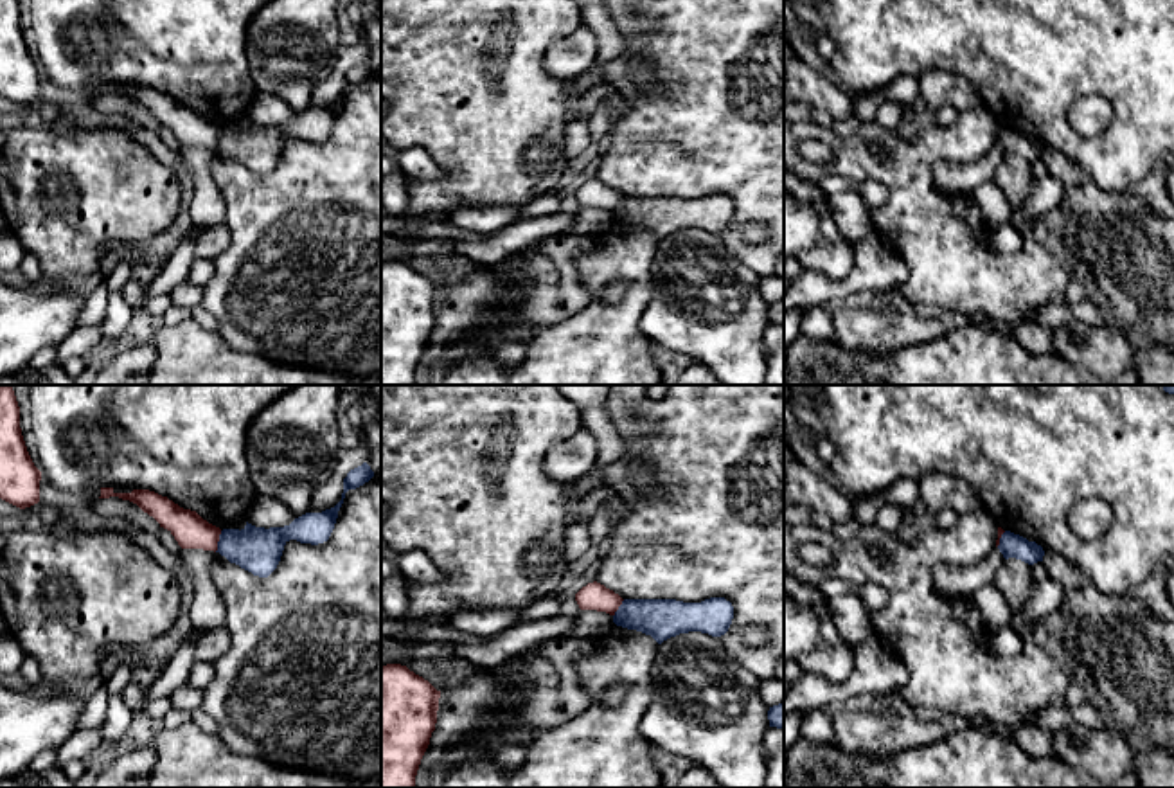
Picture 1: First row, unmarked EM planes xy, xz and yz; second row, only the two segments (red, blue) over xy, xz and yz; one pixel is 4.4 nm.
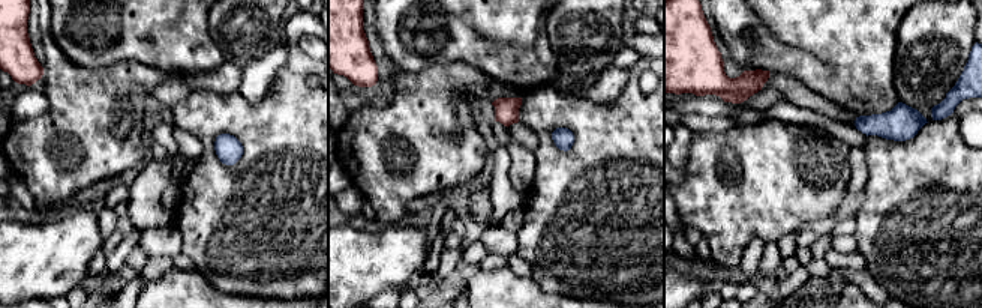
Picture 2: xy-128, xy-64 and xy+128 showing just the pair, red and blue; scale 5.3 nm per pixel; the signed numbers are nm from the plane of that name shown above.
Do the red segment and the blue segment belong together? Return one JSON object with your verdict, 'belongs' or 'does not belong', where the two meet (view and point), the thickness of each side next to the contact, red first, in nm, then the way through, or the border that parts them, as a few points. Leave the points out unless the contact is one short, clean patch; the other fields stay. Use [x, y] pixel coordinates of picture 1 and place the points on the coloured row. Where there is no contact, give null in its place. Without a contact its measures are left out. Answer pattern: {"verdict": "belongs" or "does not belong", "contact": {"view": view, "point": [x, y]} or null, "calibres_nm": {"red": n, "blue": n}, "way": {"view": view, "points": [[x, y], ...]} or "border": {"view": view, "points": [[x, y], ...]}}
{"verdict": "does not belong", "contact": {"view": "xy", "point": [216, 542]}, "calibres_nm": {"red": 160, "blue": 200}, "border": {"view": "xy", "points": [[222, 531], [214, 551]]}}

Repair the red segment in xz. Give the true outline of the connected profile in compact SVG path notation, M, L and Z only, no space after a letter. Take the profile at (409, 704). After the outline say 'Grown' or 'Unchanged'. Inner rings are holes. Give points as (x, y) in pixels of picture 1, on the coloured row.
M401 664L381 666L381 788L414 788L440 691Z. Unchanged

